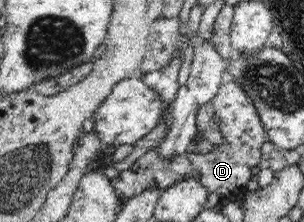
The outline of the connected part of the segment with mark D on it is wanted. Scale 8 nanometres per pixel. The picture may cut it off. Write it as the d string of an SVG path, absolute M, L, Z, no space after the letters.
M235 82L221 85L211 99L209 122L215 124L225 138L221 145L215 145L214 150L207 154L185 151L175 157L161 157L155 149L143 153L131 169L126 169L117 179L111 180L118 201L123 203L155 185L165 190L183 179L199 179L209 193L218 193L222 197L239 195L252 177L253 167L264 164L265 155L261 152L261 145L268 141L267 130L263 127L255 105L241 87Z

